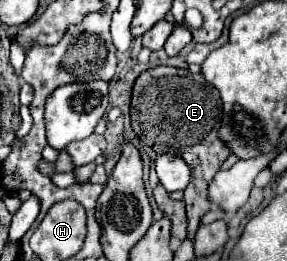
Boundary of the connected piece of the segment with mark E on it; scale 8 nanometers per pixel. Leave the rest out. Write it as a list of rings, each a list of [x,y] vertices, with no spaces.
[[[156,66],[152,70],[142,72],[132,88],[132,102],[130,102],[130,118],[132,128],[136,136],[150,148],[154,148],[158,154],[178,154],[182,160],[192,168],[192,180],[184,190],[184,202],[186,202],[186,214],[188,214],[188,238],[195,237],[196,230],[200,226],[202,214],[210,210],[210,202],[206,200],[206,188],[212,176],[220,170],[220,164],[228,158],[228,152],[224,144],[218,140],[218,128],[220,128],[220,114],[222,114],[222,102],[220,94],[214,86],[208,86],[204,82],[202,74],[190,74],[184,68],[172,68],[172,66]]]

